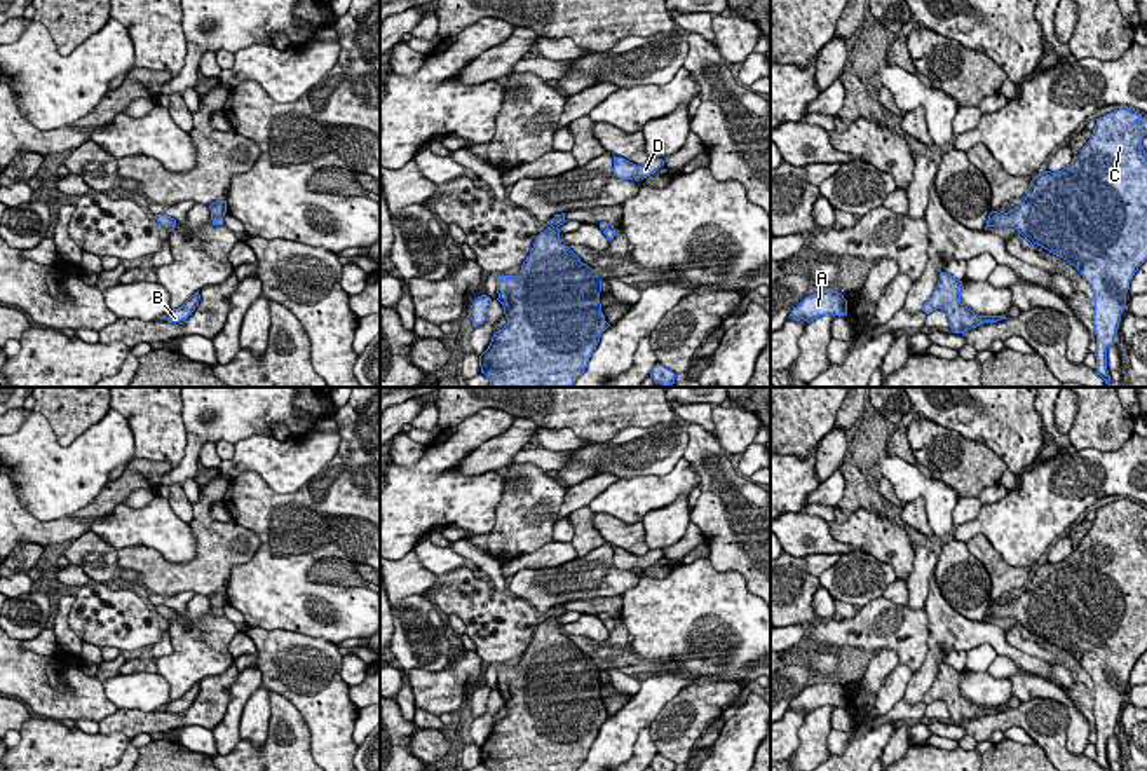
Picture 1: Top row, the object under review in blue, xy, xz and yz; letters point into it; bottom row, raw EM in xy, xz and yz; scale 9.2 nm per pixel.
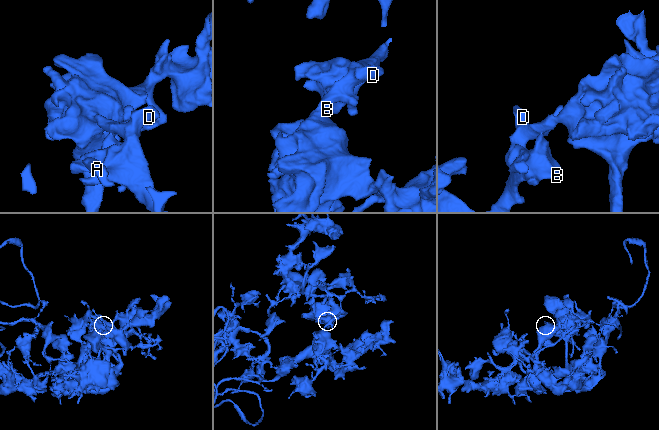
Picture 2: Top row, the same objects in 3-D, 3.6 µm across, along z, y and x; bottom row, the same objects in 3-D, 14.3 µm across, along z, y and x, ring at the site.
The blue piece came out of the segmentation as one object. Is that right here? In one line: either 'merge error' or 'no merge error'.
no merge error

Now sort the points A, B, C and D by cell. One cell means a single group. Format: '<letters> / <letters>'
A B C D

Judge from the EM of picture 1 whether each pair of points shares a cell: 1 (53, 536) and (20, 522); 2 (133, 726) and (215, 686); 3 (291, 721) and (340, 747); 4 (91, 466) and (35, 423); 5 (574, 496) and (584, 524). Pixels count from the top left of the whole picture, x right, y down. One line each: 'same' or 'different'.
1: same
2: same
3: different
4: same
5: different

